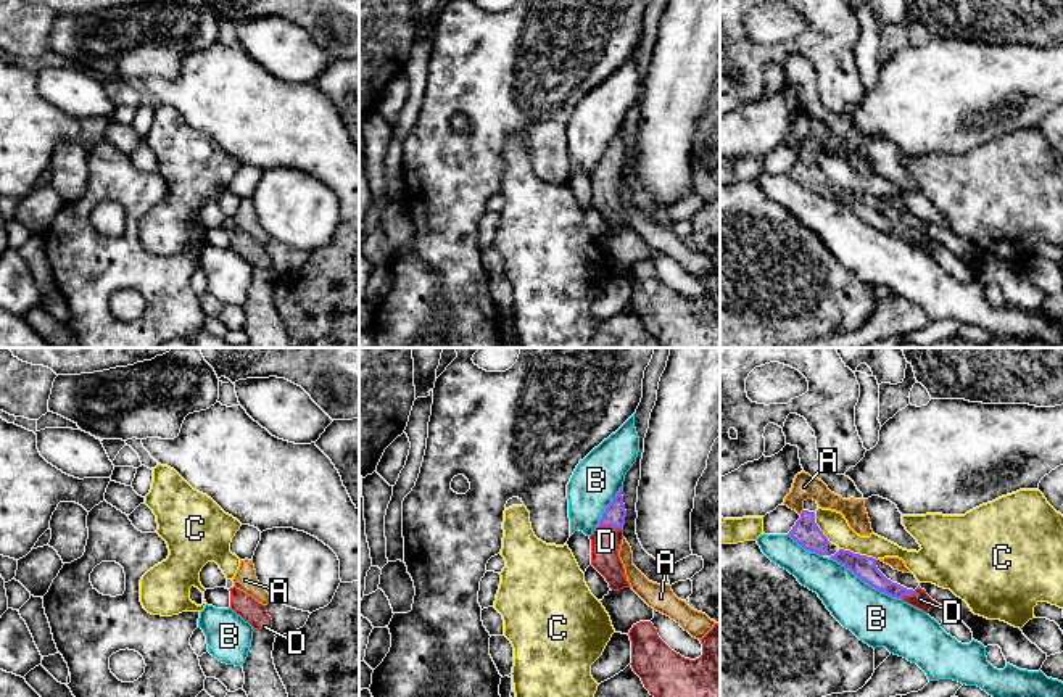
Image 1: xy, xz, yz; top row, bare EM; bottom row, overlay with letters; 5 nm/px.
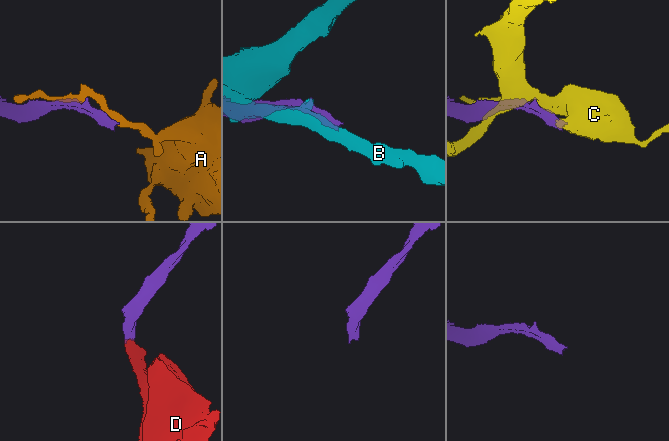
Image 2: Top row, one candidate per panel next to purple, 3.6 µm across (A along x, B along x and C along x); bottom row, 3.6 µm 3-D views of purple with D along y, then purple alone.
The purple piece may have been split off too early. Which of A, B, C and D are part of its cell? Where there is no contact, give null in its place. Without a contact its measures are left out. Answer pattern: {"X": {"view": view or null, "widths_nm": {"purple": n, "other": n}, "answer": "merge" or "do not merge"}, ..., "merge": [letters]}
{"A": {"view": "yz", "widths_nm": {"purple": 140, "other": 120}, "answer": "do not merge"}, "B": {"view": "yz", "widths_nm": {"purple": 120, "other": 260}, "answer": "do not merge"}, "C": {"view": "yz", "widths_nm": {"purple": 120, "other": 140}, "answer": "do not merge"}, "D": {"view": "xz", "widths_nm": {"purple": 110, "other": 150}, "answer": "merge"}, "merge": ["D"]}

